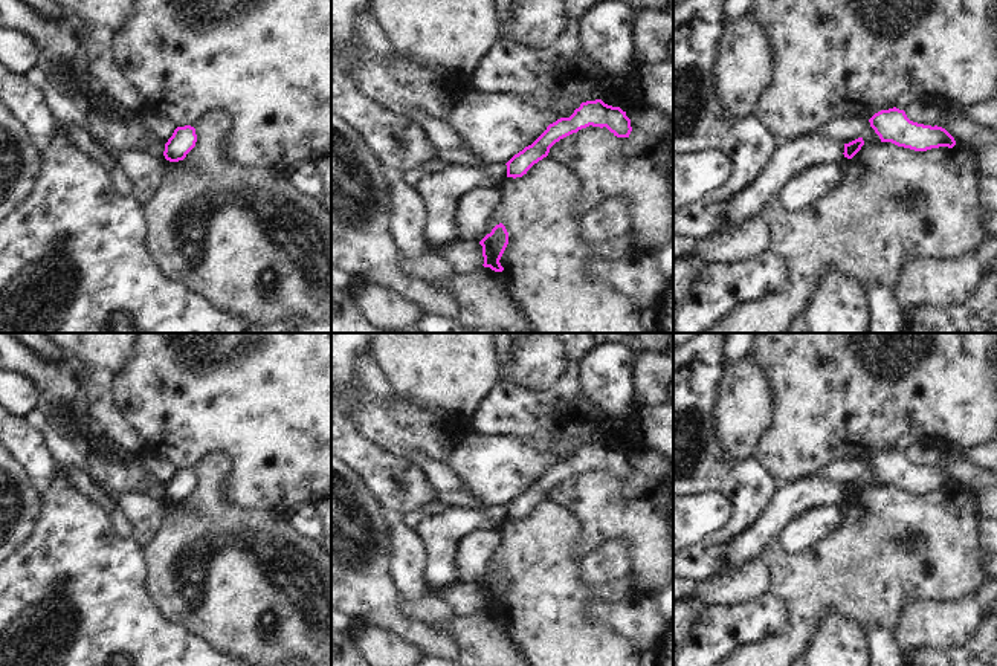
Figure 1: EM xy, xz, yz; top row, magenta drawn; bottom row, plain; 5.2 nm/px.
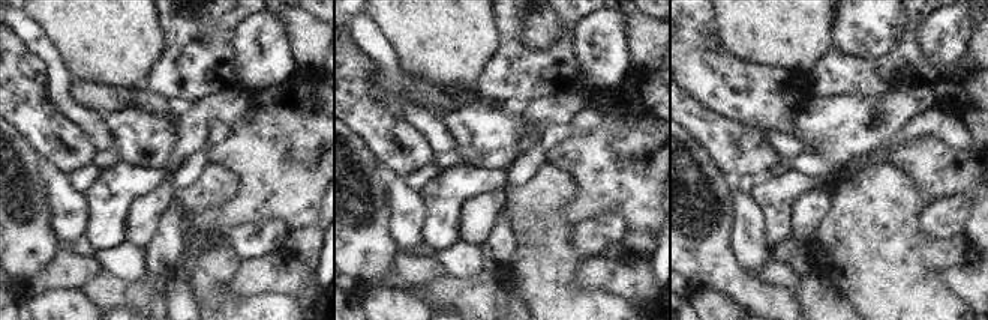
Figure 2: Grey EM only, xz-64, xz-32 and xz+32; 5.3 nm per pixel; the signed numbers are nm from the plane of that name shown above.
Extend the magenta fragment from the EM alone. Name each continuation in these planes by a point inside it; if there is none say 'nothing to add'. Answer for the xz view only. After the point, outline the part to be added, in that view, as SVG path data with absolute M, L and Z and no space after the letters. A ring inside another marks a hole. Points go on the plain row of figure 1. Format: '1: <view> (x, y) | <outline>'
nothing to add

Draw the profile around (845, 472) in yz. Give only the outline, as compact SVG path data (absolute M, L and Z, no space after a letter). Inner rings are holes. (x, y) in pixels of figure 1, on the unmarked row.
M835 460L814 474L843 486L849 486L858 480L861 480L864 486L879 484L881 481L870 469L869 461L870 460Z

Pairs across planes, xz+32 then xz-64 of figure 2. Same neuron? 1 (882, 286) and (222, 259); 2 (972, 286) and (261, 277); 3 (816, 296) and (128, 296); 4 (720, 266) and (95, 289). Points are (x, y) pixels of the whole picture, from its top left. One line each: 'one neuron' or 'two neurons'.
1: one neuron
2: one neuron
3: one neuron
4: two neurons

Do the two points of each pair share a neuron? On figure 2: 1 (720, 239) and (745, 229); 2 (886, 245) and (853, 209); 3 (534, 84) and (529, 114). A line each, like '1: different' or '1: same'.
1: different
2: same
3: different

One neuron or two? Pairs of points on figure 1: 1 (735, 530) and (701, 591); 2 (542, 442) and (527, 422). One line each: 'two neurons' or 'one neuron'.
1: two neurons
2: two neurons

